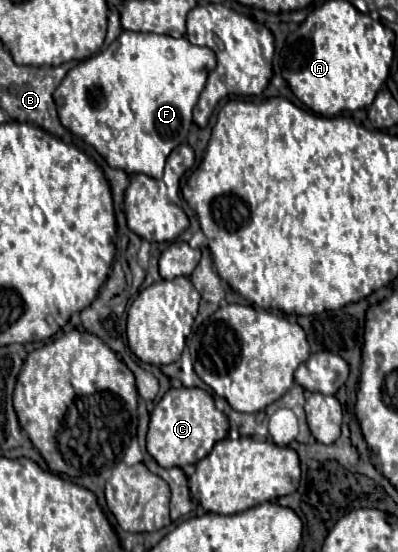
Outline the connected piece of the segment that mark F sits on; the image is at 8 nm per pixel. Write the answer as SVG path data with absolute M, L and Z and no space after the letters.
M123 31L107 49L99 51L97 55L81 61L79 65L75 65L67 75L65 79L61 81L61 85L55 89L53 93L53 99L57 103L57 115L63 123L63 127L67 127L71 133L75 133L77 137L81 137L85 143L93 145L97 149L97 153L101 157L105 157L105 161L111 165L111 167L117 167L117 169L123 169L127 173L145 173L149 177L163 177L163 167L165 167L165 159L167 155L179 147L181 143L187 141L187 133L189 133L189 127L191 127L191 111L193 107L197 105L197 99L199 99L199 93L209 77L209 71L215 69L215 53L207 47L199 47L199 45L193 45L189 43L185 37L181 39L175 39L175 37L169 37L169 35L155 35L155 33L135 33L135 31Z

